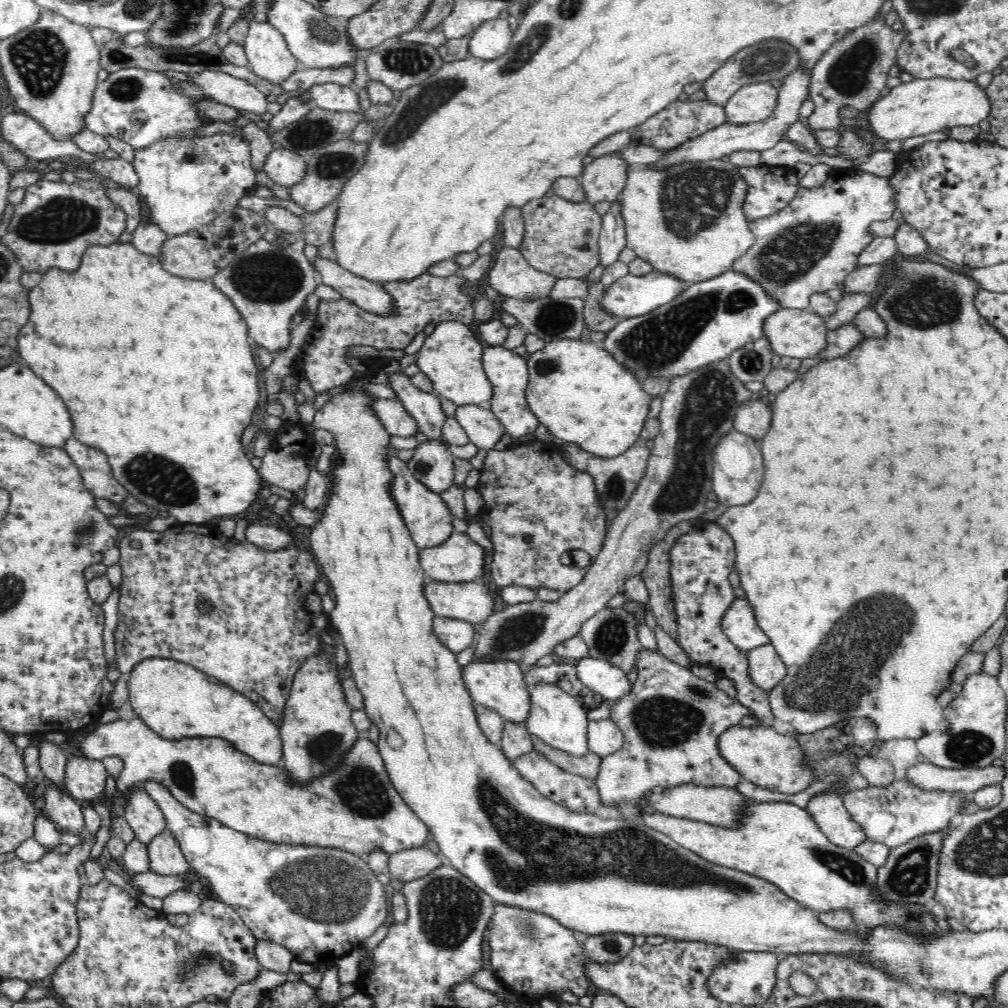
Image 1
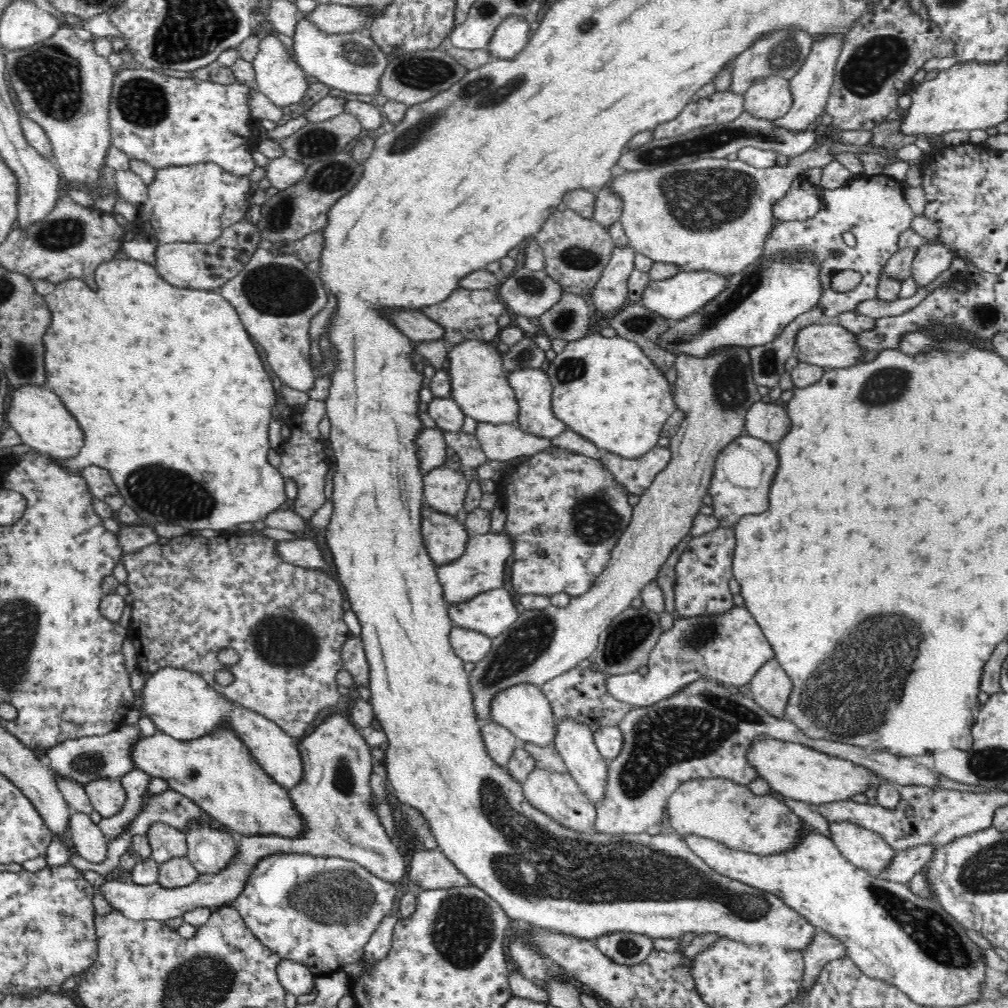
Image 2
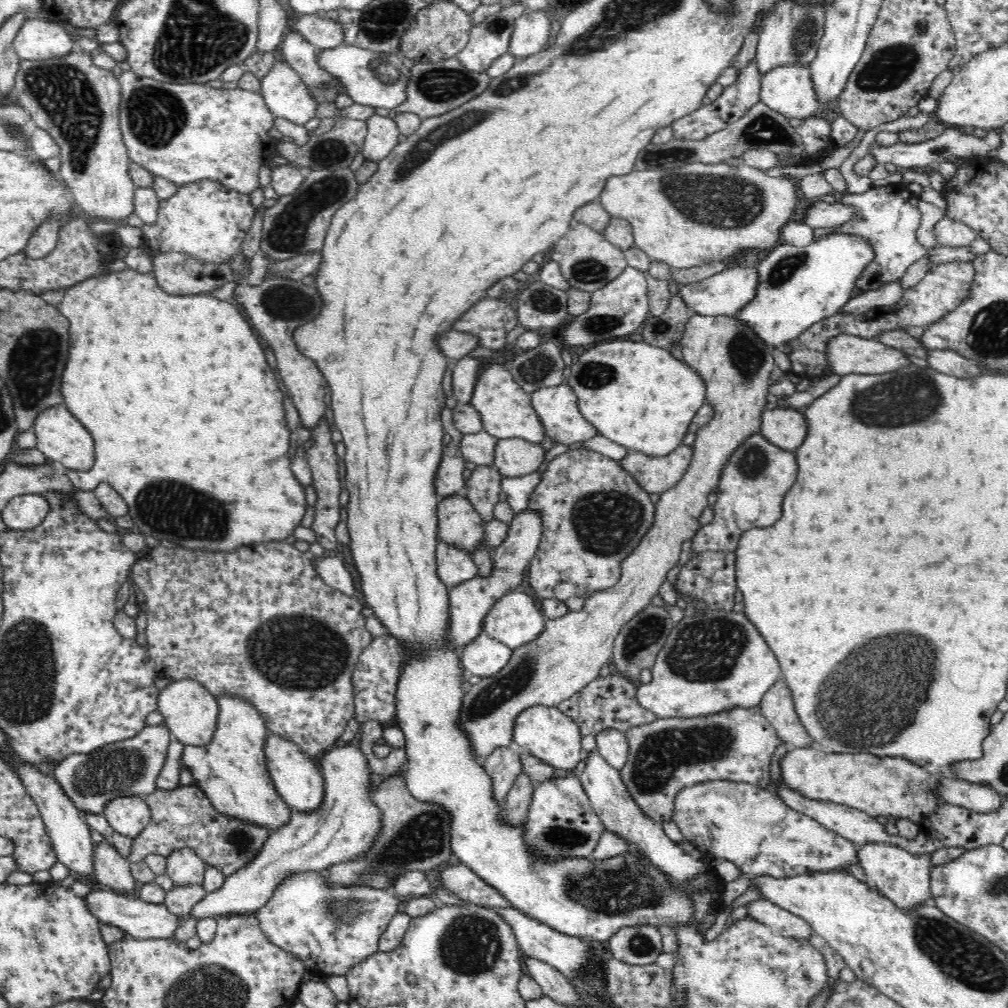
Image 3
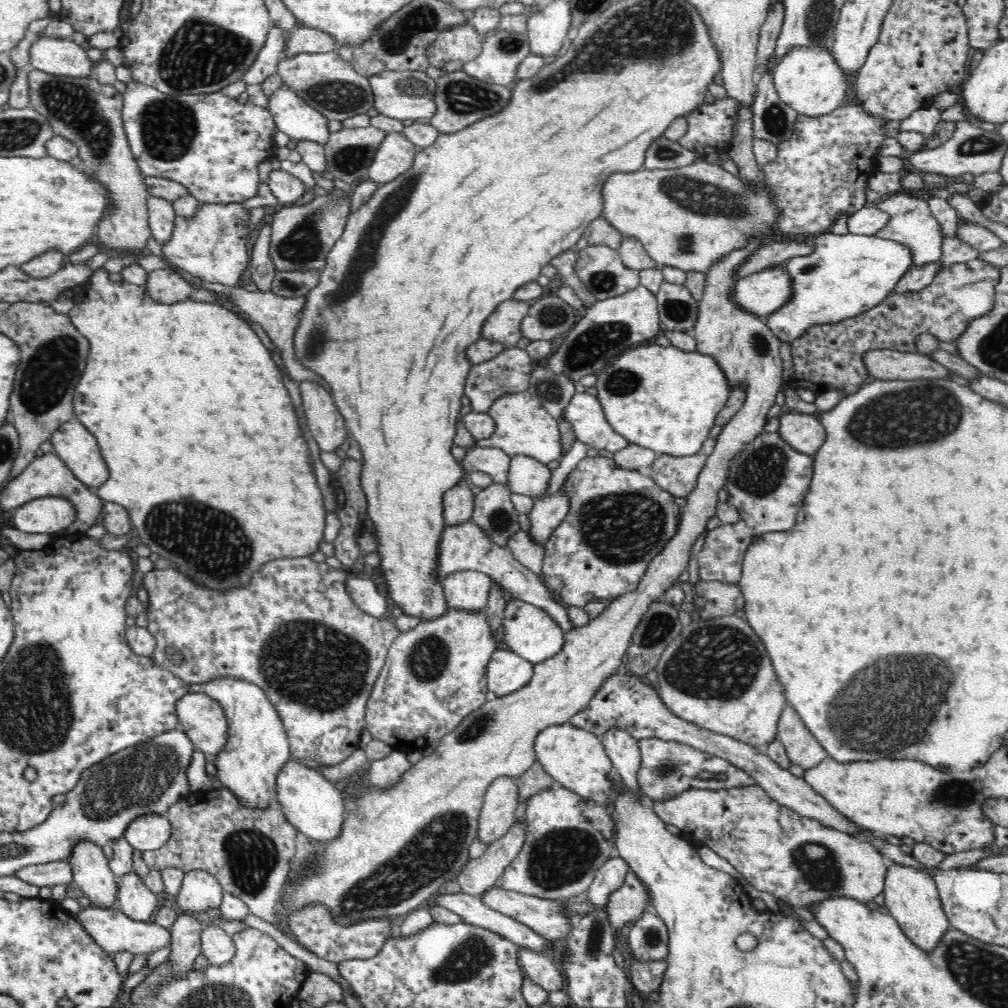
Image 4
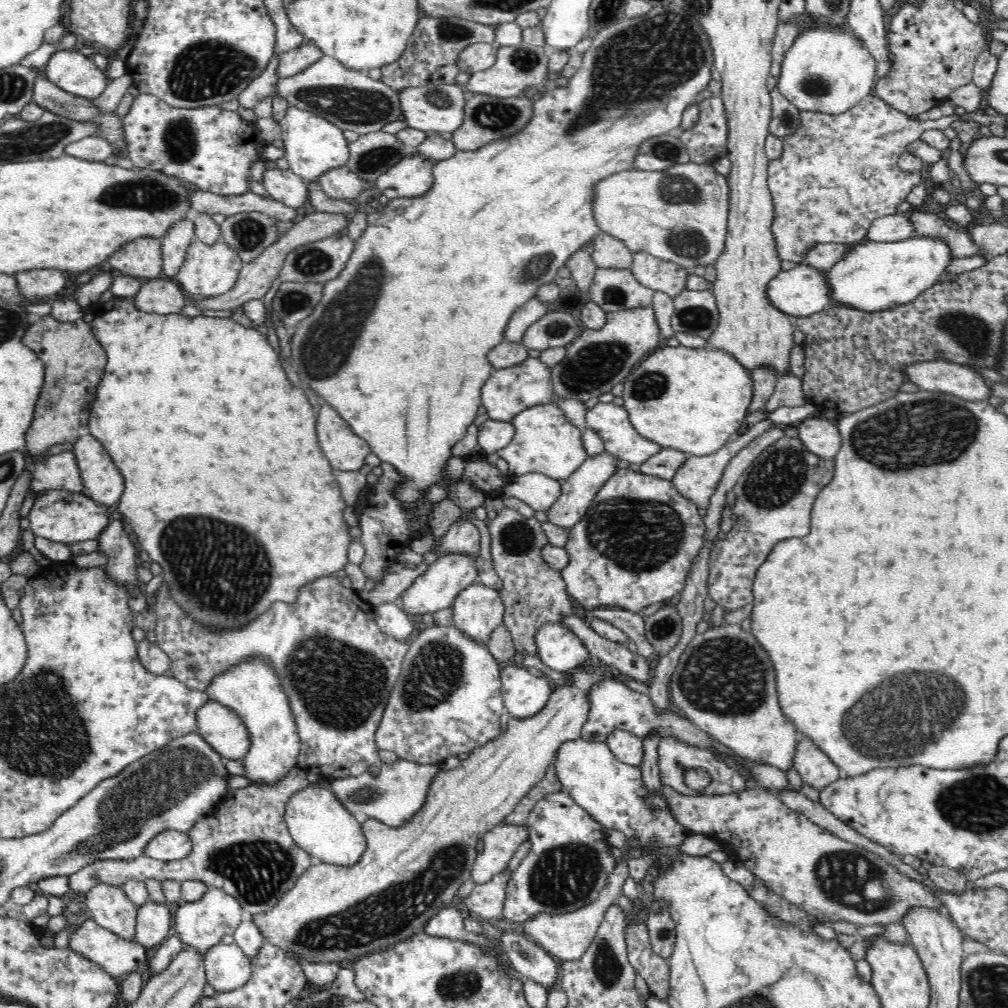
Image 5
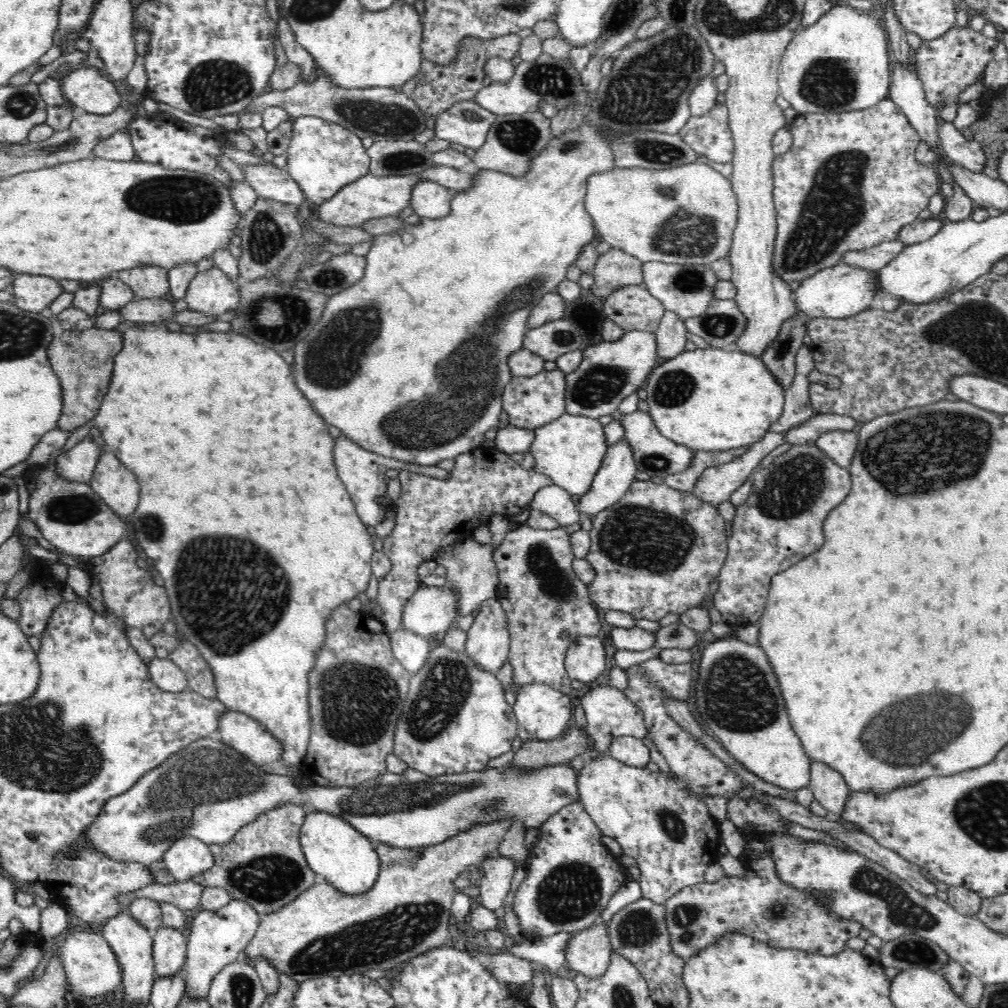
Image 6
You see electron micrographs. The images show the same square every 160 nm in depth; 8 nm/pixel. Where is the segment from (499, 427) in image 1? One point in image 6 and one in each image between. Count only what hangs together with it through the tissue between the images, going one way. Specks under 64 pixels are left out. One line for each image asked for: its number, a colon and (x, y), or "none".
2: (502, 442)
3: (514, 457)
4: (527, 476)
5: (539, 491)
6: (553, 500)

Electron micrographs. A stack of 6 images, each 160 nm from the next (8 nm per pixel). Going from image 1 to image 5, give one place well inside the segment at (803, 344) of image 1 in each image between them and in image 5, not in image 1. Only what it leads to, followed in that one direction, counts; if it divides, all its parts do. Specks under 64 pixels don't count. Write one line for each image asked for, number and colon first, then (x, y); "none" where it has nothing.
2: (829, 345)
3: (847, 354)
4: (883, 364)
5: (957, 380)

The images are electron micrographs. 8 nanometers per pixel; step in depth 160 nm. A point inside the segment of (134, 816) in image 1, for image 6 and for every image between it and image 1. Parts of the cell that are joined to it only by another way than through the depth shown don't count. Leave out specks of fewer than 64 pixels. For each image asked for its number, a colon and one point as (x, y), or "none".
2: (166, 842)
3: (184, 867)
4: (200, 892)
5: (201, 924)
6: (215, 938)

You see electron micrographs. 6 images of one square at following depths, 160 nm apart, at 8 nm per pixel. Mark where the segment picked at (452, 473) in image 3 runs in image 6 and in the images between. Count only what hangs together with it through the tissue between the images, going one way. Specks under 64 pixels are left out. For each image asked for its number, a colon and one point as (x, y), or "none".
4: (458, 503)
5: (463, 536)
6: (470, 565)

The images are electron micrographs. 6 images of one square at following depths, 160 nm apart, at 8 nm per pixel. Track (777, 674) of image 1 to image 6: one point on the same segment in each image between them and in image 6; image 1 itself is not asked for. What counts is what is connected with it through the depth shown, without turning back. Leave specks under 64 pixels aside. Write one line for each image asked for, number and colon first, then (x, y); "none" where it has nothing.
2: (770, 687)
3: (777, 705)
4: (802, 748)
5: (815, 768)
6: (830, 789)

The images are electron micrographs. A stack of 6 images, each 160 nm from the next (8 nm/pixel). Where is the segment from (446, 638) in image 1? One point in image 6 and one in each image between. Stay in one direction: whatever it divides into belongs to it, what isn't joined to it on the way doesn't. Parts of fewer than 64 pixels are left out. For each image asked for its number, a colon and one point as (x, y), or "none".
2: (471, 646)
3: (484, 656)
4: (505, 671)
5: (523, 694)
6: (544, 712)

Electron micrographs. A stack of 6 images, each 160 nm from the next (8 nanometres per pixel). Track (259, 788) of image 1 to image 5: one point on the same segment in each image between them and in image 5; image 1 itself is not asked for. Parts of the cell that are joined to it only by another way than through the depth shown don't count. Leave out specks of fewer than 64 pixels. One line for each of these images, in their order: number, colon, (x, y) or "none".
2: (217, 771)
3: (232, 773)
4: (256, 748)
5: (252, 690)

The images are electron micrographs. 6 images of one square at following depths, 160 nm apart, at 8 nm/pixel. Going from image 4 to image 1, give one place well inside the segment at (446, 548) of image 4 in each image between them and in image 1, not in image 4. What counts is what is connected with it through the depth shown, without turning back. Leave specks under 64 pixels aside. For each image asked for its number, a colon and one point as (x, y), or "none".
1: (432, 463)
2: (444, 488)
3: (458, 523)

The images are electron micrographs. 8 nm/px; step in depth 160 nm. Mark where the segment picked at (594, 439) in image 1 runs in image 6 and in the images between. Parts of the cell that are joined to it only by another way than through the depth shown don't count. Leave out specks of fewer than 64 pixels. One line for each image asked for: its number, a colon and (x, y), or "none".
2: (606, 389)
3: (641, 397)
4: (665, 399)
5: (693, 400)
6: (713, 399)

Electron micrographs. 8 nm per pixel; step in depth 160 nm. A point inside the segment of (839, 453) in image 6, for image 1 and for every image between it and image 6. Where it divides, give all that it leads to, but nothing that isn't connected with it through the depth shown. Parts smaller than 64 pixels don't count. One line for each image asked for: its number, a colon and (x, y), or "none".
1: (753, 418)
2: (766, 421)
3: (785, 428)
4: (802, 431)
5: (819, 436)

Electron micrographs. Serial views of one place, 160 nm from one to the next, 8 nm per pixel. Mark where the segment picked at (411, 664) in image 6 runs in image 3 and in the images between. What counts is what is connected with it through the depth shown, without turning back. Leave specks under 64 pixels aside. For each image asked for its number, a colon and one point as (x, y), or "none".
3: (332, 570)
4: (364, 593)
5: (393, 620)

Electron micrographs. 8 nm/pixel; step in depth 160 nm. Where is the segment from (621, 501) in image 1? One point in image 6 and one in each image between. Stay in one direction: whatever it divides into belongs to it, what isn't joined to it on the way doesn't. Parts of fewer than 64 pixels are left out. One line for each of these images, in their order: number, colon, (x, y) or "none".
2: (634, 475)
3: (655, 475)
4: (678, 476)
5: (697, 478)
6: (716, 484)

